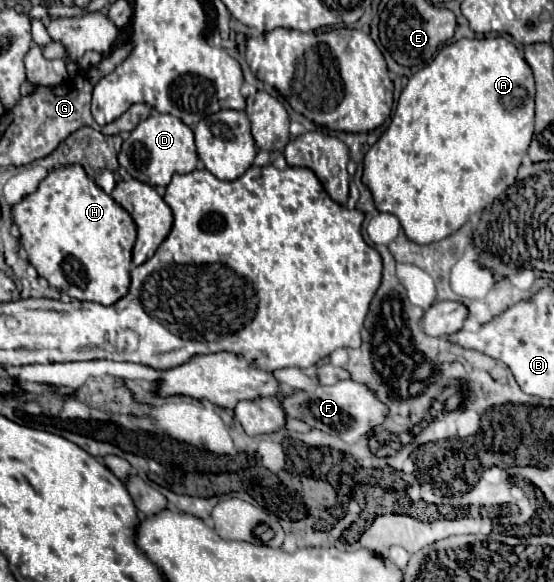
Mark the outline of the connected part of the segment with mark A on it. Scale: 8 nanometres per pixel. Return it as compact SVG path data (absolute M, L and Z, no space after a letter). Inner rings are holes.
M496 34L488 35L482 39L459 39L455 43L445 45L427 67L417 71L409 79L407 87L401 91L401 97L397 101L397 107L395 107L395 113L391 117L391 123L389 123L387 131L365 153L363 185L367 185L367 189L371 191L371 195L375 199L375 207L379 211L395 215L399 219L405 235L411 241L421 243L421 245L441 241L441 239L449 237L451 233L455 233L463 223L467 223L467 219L473 213L477 213L477 211L485 209L487 205L491 205L491 201L495 201L495 197L499 197L499 193L503 193L503 189L507 189L509 185L515 183L517 169L519 169L519 165L521 165L521 161L527 153L527 147L531 143L531 137L533 137L533 123L535 123L535 83L533 83L531 67L527 65L527 61L519 53L519 49L511 41L507 41L507 39L503 39L503 37Z

